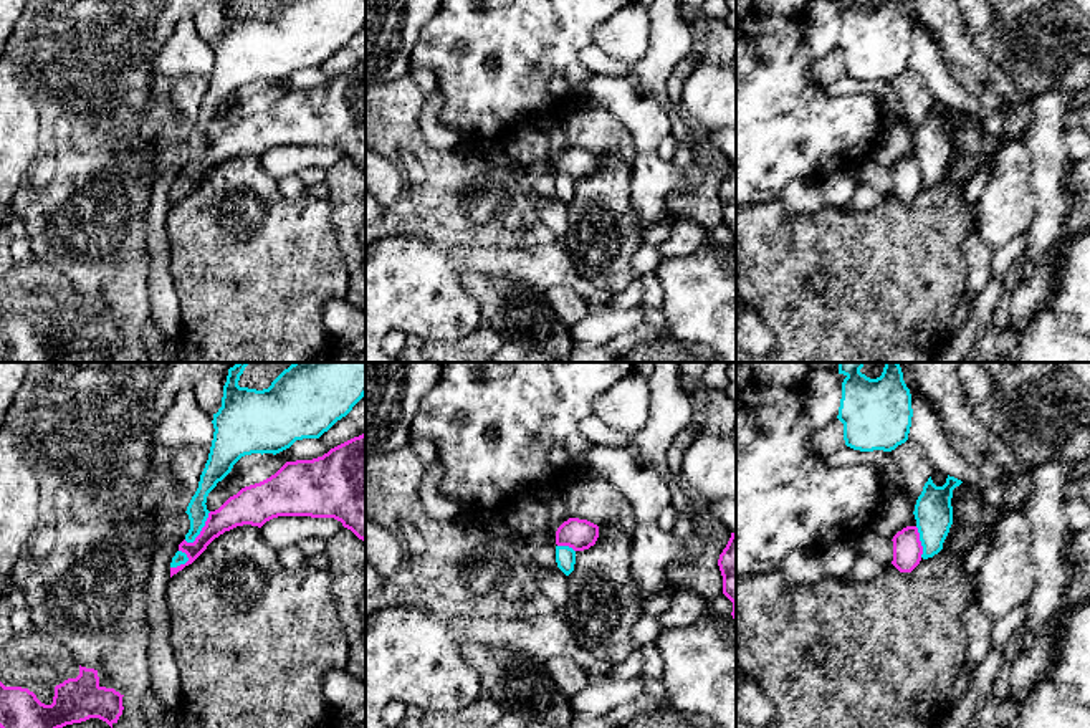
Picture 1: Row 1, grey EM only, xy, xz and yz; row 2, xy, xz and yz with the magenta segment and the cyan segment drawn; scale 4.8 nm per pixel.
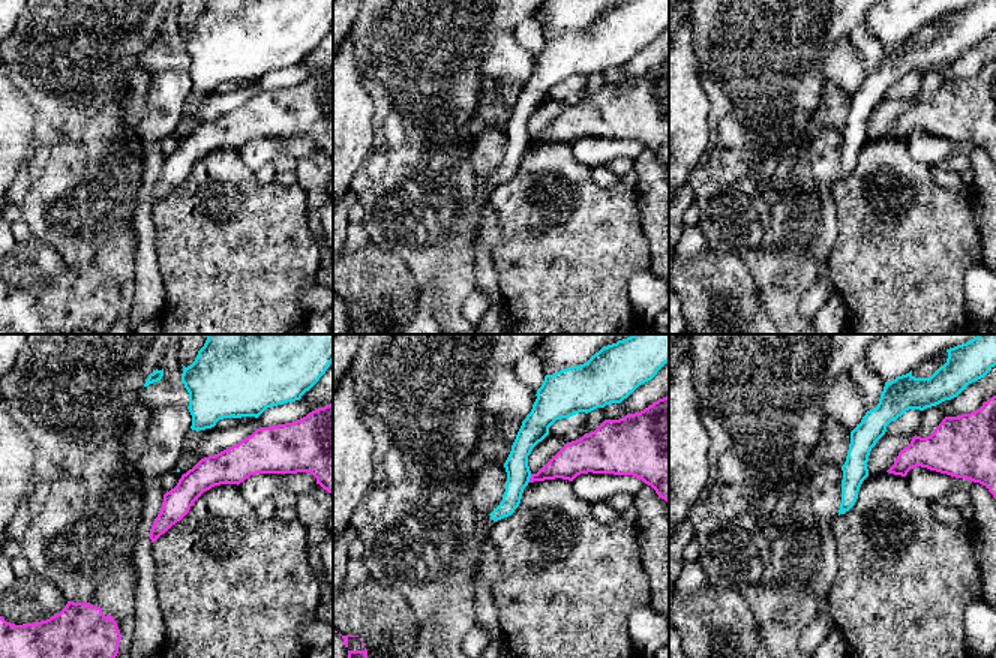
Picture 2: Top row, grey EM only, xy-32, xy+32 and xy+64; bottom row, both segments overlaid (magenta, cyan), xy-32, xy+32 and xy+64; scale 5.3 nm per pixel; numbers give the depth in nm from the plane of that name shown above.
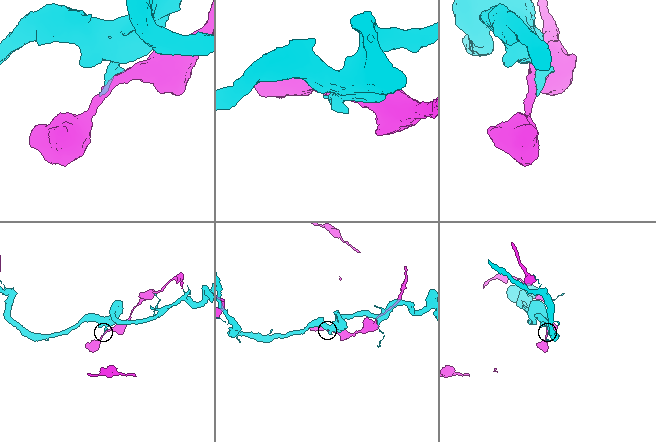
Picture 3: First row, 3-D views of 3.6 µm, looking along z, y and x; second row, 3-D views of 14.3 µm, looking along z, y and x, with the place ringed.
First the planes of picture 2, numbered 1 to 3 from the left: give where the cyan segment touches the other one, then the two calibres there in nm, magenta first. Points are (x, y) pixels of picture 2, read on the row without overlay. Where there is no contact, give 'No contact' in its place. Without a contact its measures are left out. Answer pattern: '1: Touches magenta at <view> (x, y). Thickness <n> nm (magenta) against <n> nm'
1: No contact
2: Touches magenta at xy+32 (530, 143). Thickness 170 nm (magenta) against 140 nm
3: No contact

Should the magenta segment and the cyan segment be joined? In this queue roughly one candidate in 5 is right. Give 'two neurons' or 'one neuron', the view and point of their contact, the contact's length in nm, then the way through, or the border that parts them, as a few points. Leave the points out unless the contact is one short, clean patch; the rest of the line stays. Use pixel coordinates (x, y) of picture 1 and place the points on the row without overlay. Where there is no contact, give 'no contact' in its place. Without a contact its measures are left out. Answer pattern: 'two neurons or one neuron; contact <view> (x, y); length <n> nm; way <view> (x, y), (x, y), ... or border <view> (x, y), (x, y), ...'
two neurons; contact xy (202, 159); length 200 nm; border xy (210, 141), (200, 162), (187, 172)

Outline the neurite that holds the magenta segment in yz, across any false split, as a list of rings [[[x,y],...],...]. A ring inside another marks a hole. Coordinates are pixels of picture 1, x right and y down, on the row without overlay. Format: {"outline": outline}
{"outline": [[[906,156],[893,165],[892,194],[900,202],[911,202],[921,190],[923,175],[916,156]]]}

